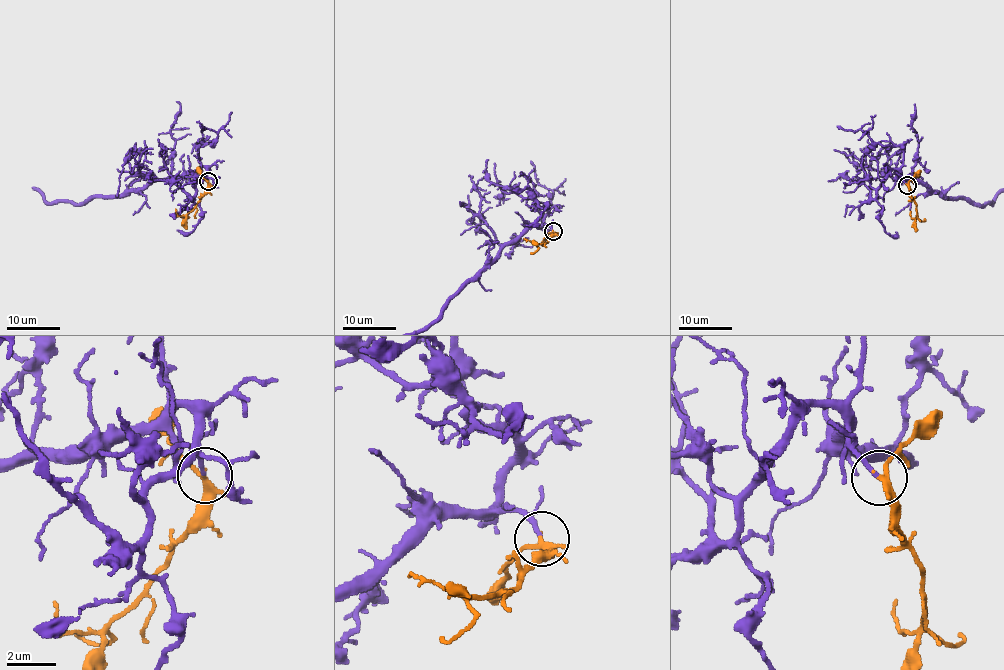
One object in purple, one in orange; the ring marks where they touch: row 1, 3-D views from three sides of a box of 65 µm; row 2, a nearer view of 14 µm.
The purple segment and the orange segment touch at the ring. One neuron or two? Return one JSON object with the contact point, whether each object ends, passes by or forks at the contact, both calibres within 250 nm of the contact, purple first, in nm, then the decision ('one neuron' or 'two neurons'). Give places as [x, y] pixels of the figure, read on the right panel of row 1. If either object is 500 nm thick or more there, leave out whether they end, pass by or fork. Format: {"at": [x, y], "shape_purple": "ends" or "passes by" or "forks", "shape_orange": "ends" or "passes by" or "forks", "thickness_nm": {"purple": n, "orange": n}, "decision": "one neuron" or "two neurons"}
{"at": [907, 185], "shape_purple": "ends", "shape_orange": "passes by", "thickness_nm": {"purple": 170, "orange": 220}, "decision": "one neuron"}

